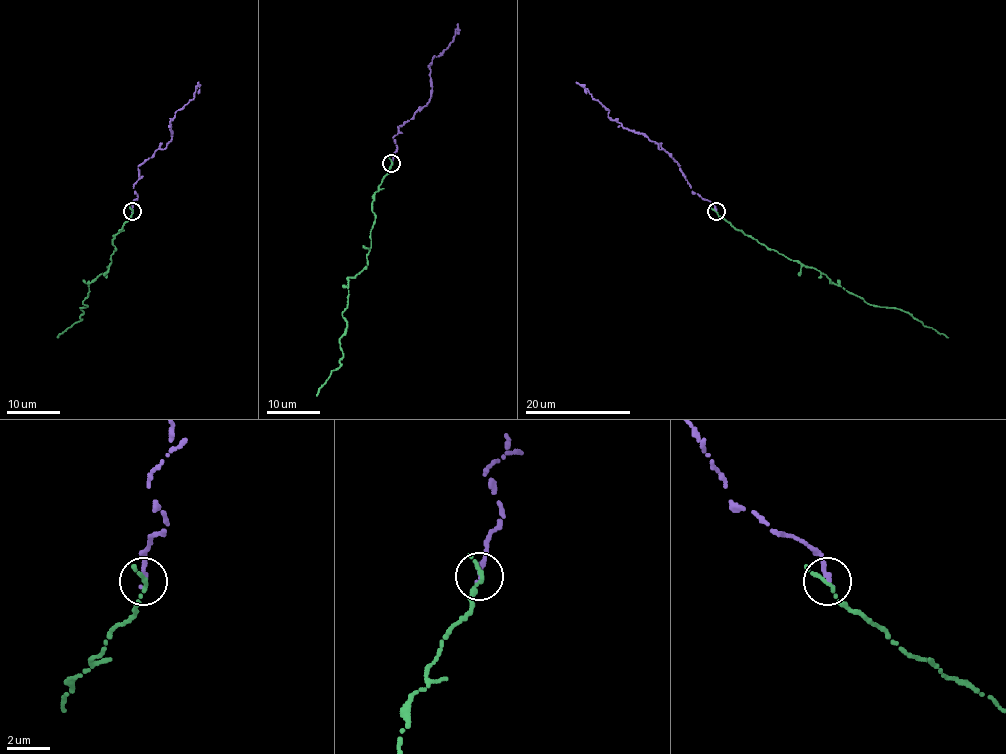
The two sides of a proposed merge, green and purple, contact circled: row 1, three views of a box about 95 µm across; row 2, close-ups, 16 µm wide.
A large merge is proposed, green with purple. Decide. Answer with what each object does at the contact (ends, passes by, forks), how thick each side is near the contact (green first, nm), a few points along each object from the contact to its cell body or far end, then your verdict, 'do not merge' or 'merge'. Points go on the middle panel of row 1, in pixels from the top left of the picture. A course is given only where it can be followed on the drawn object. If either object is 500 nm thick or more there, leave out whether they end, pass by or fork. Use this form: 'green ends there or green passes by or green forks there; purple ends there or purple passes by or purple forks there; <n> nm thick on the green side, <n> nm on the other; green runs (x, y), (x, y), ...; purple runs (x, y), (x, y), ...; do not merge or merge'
green passes by; purple ends there; 150 nm thick on the green side, 240 nm on the other; green runs (391, 162), (374, 195), (367, 264), (349, 279), (342, 314), (346, 332), (339, 338), (343, 357), (317, 395); purple runs (391, 163), (398, 149), (392, 138), (399, 133), (398, 126), (429, 100), (432, 58), (453, 40), (457, 23); merge

